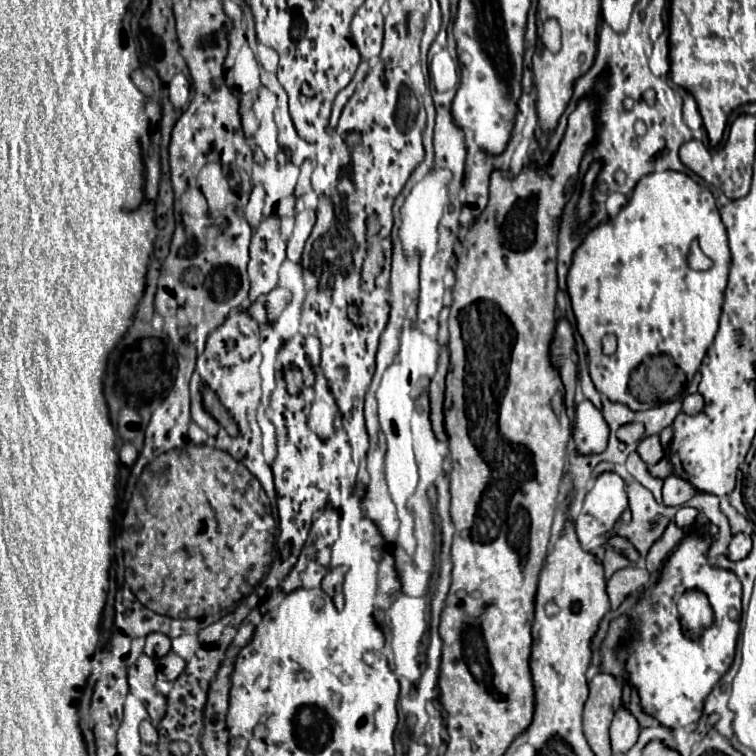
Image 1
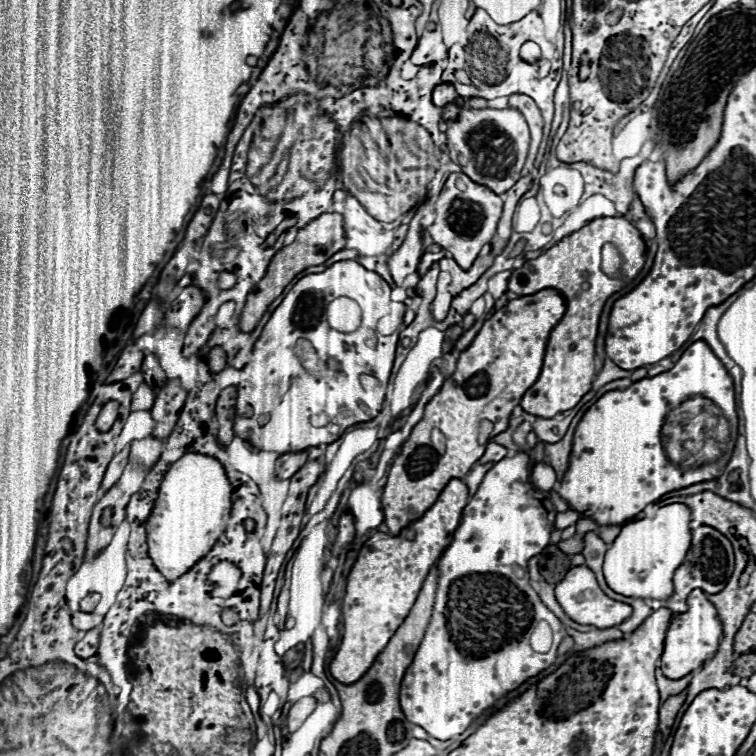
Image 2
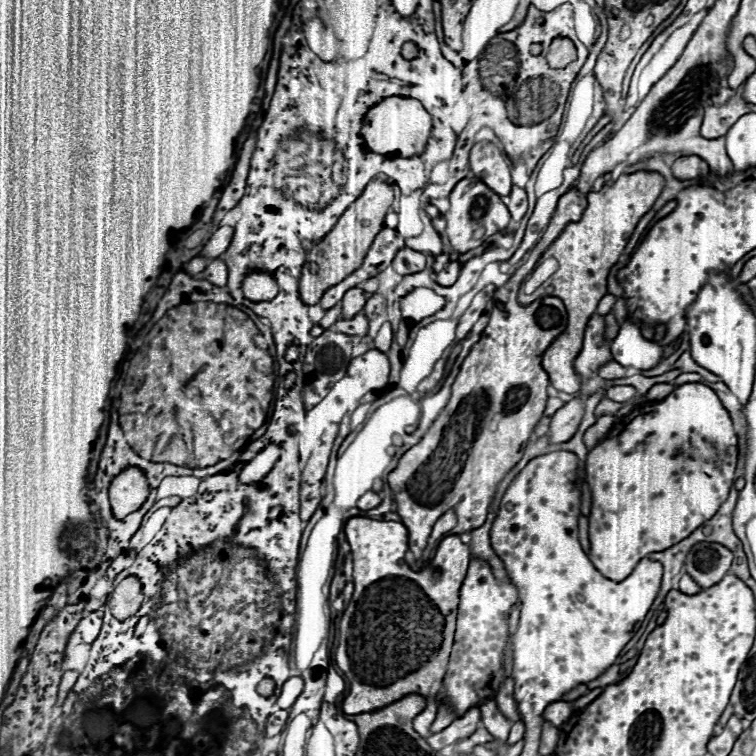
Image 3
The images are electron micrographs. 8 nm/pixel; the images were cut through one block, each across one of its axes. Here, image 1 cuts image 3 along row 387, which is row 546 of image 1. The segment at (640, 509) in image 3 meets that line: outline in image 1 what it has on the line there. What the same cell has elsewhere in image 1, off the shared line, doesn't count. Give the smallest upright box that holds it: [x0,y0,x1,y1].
[626,534,742,734]

